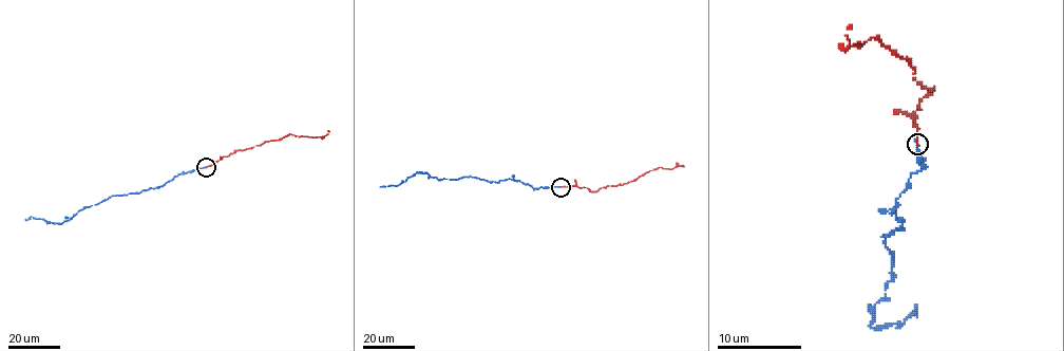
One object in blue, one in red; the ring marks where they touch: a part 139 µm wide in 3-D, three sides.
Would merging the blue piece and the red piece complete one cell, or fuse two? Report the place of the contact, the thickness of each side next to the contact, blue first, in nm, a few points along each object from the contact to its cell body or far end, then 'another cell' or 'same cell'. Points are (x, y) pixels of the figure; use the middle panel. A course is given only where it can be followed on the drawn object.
(561, 187) | 140/180 nm | blue via (561, 186), (534, 188), (519, 180), (487, 182), (471, 177), (439, 180), (417, 172), (397, 185), (380, 186) | red via (561, 186), (576, 185), (596, 191), (634, 181), (659, 167), (682, 166) | same cell

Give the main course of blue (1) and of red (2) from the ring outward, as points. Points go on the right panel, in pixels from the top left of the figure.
1: (917, 143), (924, 166), (896, 201), (900, 231), (882, 237), (894, 275), (870, 326), (917, 313)
2: (917, 143), (913, 113), (932, 88), (913, 77), (911, 60), (876, 37), (851, 45), (851, 24)

